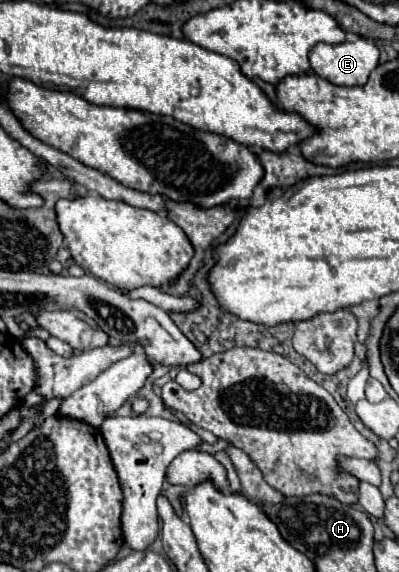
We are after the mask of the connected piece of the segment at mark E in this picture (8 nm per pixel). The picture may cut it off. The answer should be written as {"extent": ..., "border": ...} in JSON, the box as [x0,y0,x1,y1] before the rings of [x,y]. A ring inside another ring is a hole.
{"extent":[309,39,379,85],"border":[[[357,39],[355,43],[319,43],[309,53],[311,69],[333,85],[365,85],[377,67],[379,49],[373,41]]]}

